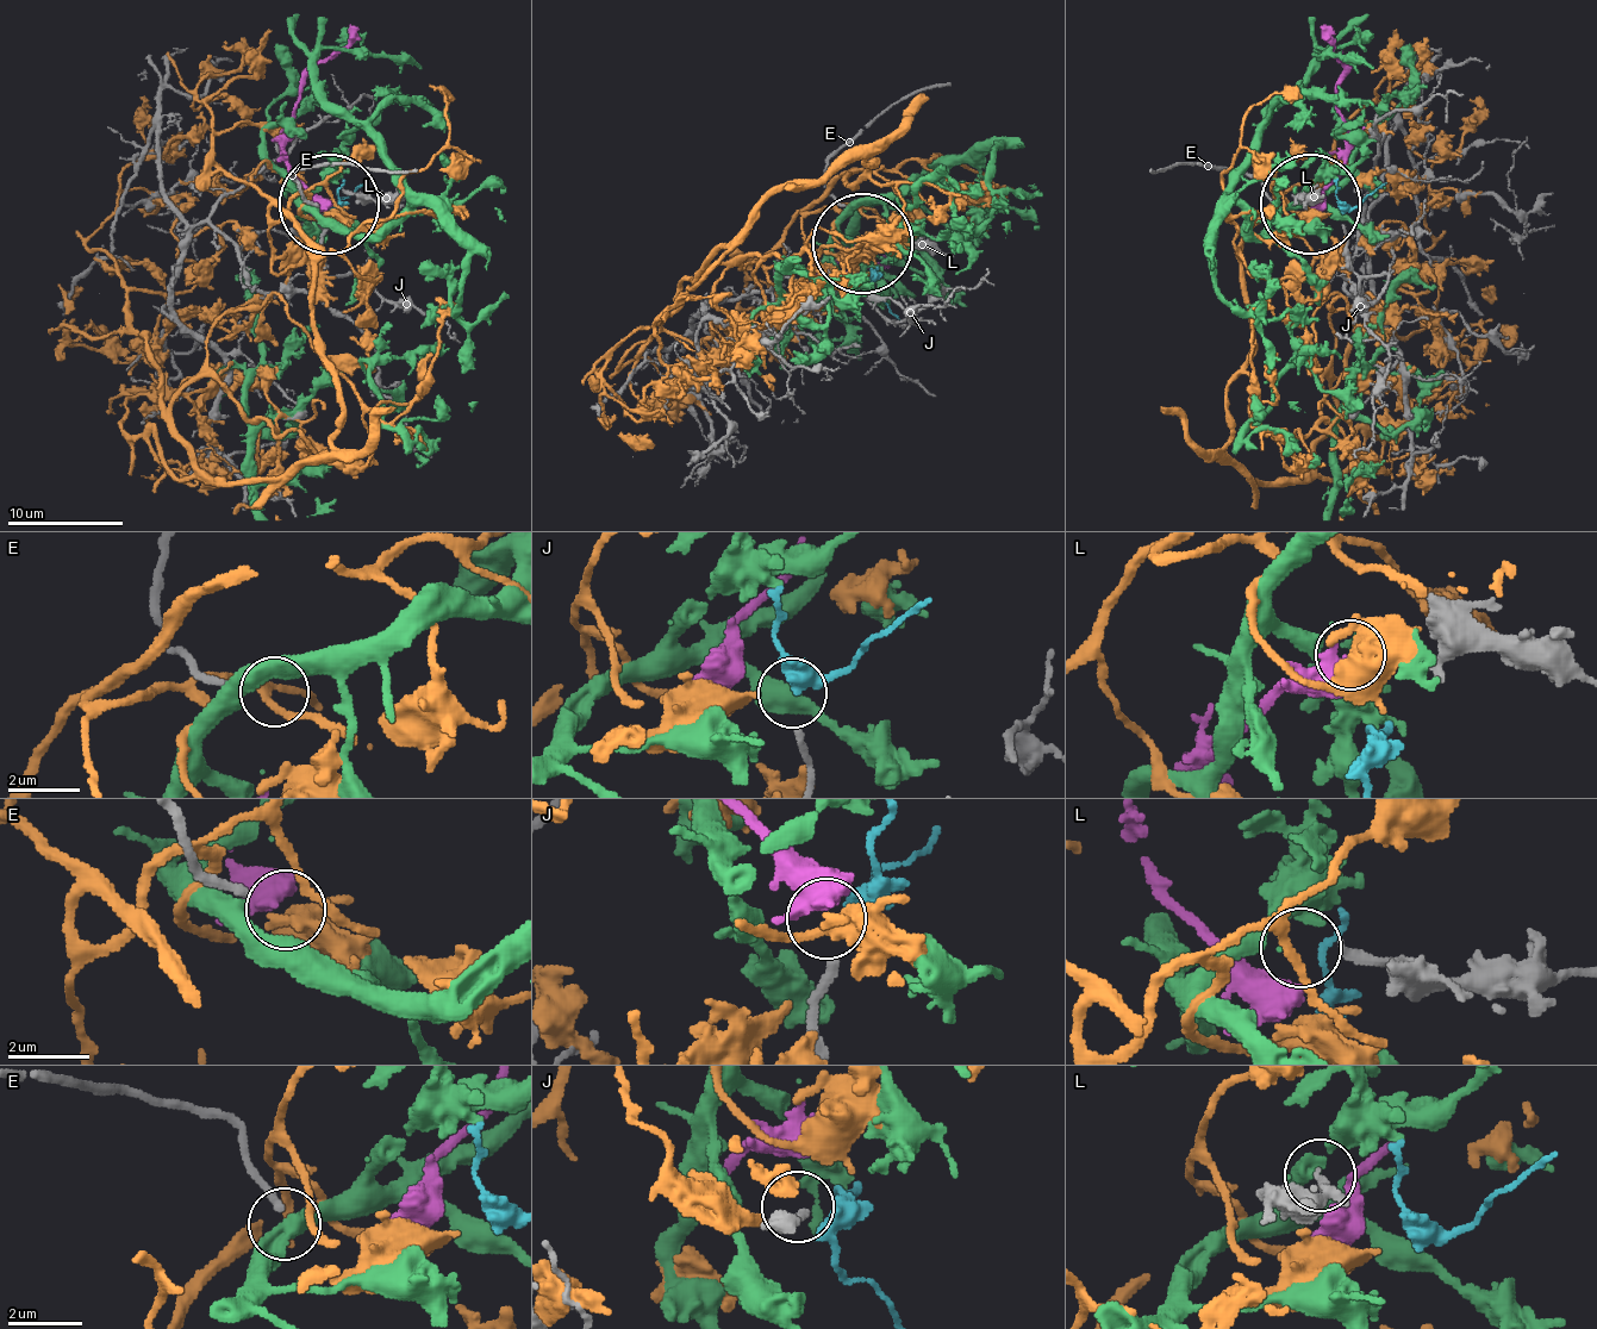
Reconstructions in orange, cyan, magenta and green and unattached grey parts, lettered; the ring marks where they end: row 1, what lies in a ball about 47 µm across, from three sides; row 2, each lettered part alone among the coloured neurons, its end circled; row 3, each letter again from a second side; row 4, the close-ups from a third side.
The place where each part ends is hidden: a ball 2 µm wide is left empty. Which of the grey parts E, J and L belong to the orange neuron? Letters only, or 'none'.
none

